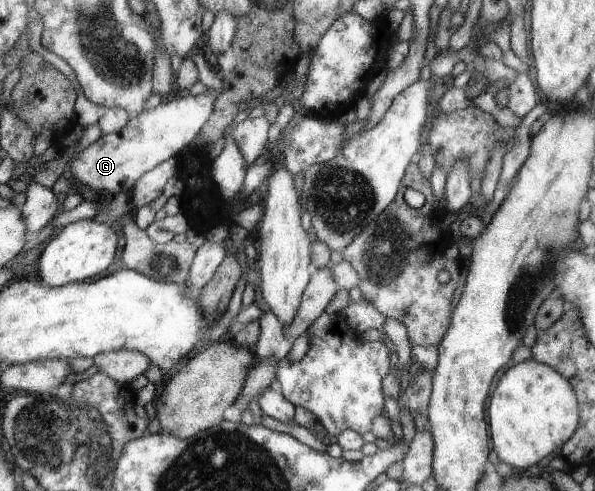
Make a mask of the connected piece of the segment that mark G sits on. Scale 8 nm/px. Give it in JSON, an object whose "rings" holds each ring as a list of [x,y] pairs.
{"rings":[[[214,89],[195,96],[181,93],[179,97],[169,98],[155,108],[144,110],[134,116],[122,131],[101,135],[84,149],[71,164],[70,178],[98,192],[113,195],[120,191],[129,193],[146,172],[158,164],[170,165],[175,155],[184,151],[210,117],[217,95]]]}

